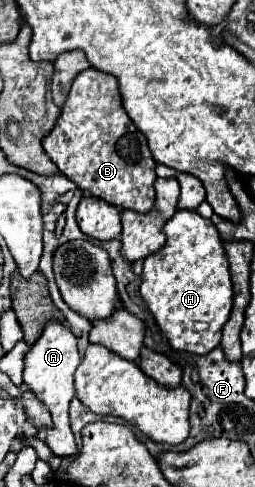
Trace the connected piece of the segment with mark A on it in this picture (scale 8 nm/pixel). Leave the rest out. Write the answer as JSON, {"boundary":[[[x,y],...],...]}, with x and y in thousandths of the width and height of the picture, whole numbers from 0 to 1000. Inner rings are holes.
{"boundary":[[[192,663],[153,692],[153,700],[106,721],[98,729],[98,762],[90,762],[90,782],[145,811],[145,819],[192,840],[200,860],[208,860],[208,885],[176,889],[176,910],[200,922],[208,934],[224,938],[278,938],[302,930],[302,910],[271,877],[271,828],[294,815],[294,795],[286,795],[286,766],[302,749],[318,745],[310,721],[302,721],[302,696],[278,684],[278,676],[247,663]]]}

